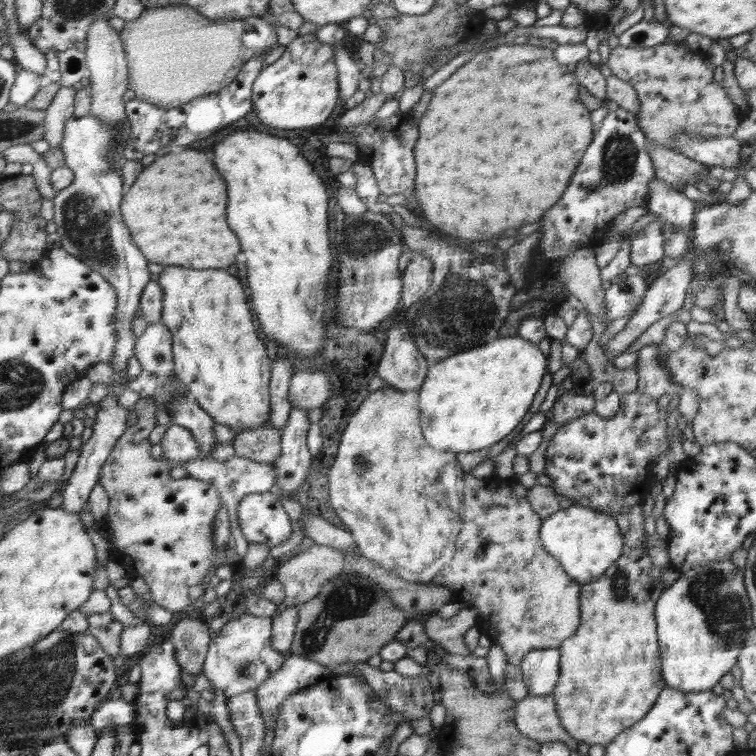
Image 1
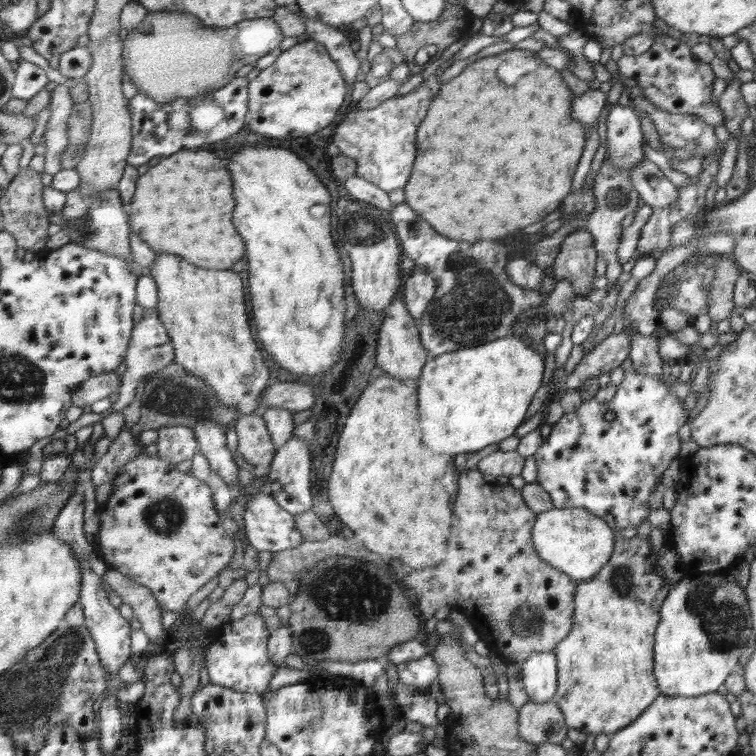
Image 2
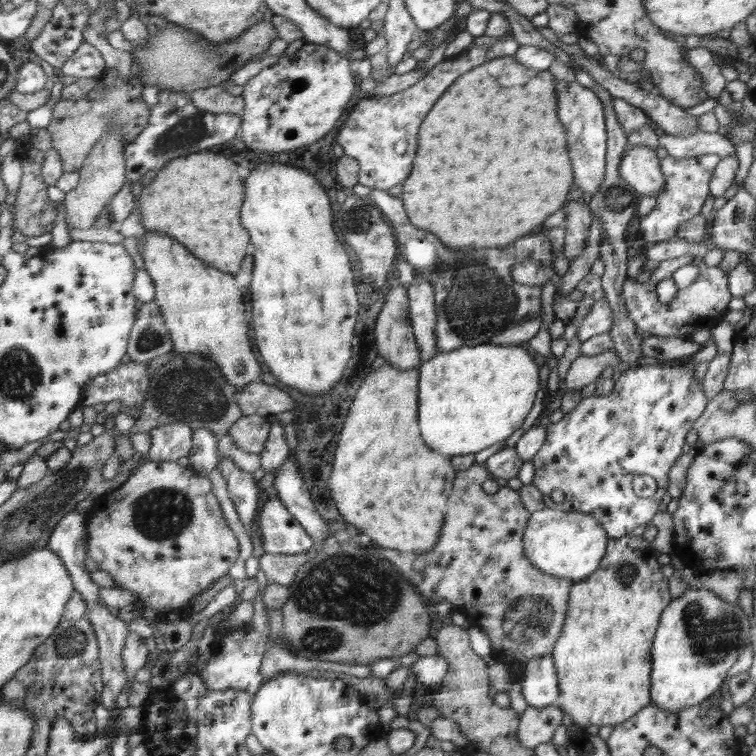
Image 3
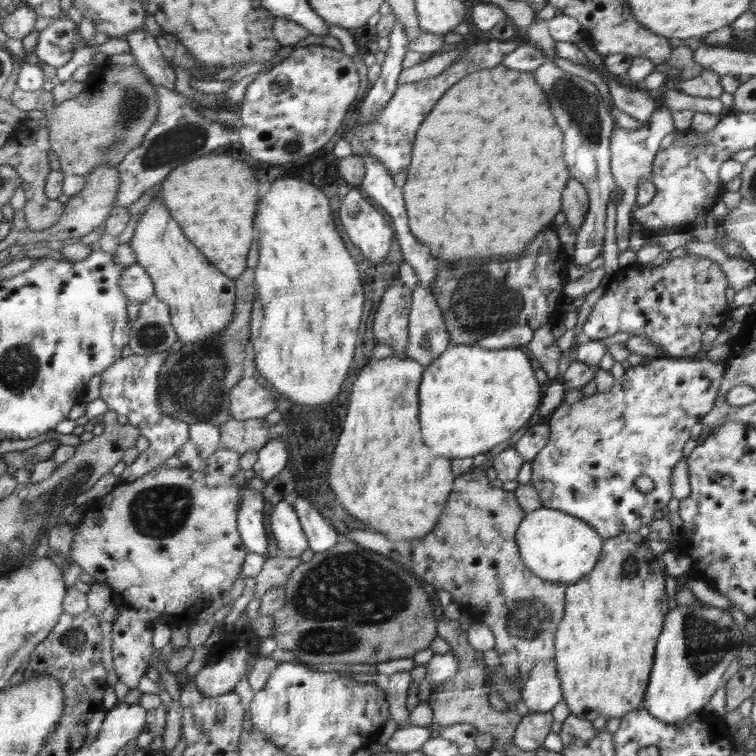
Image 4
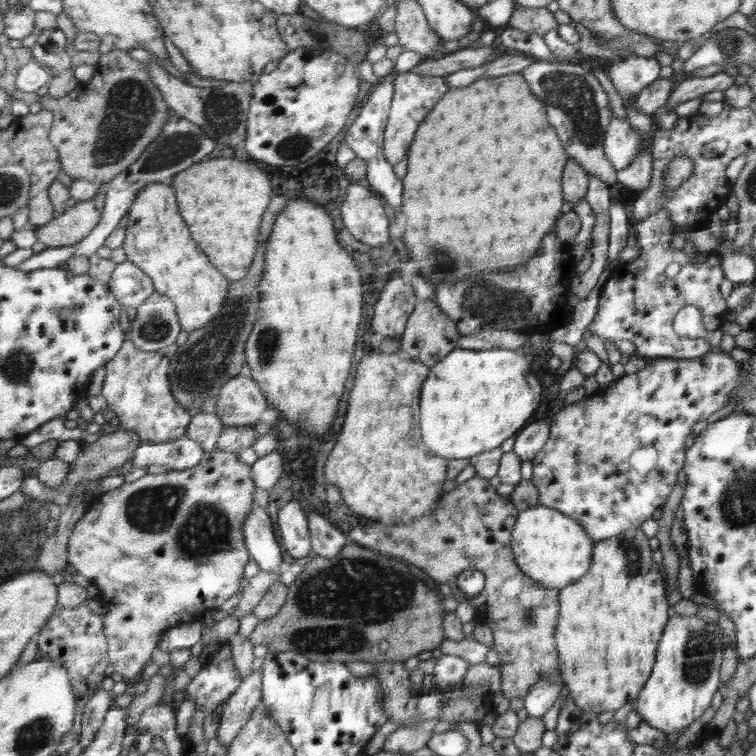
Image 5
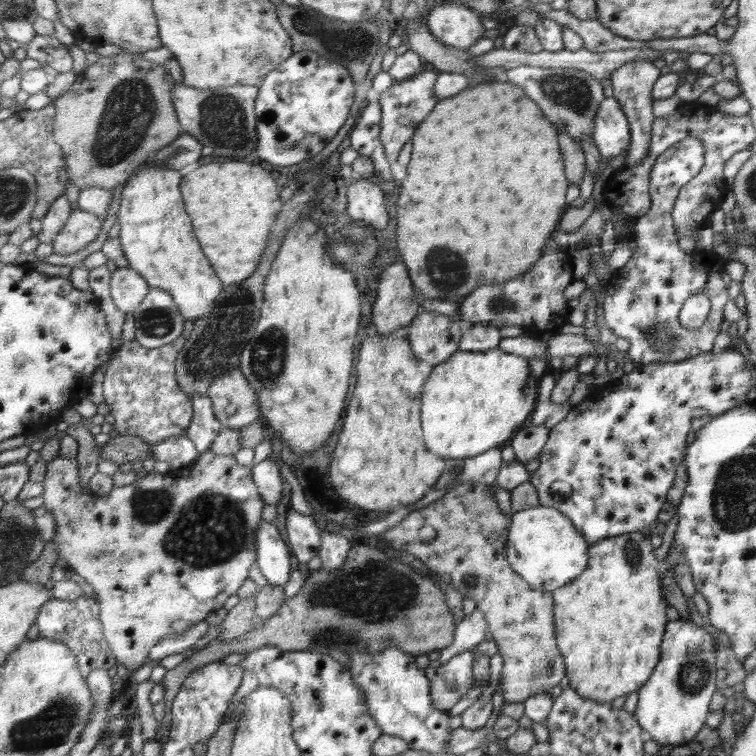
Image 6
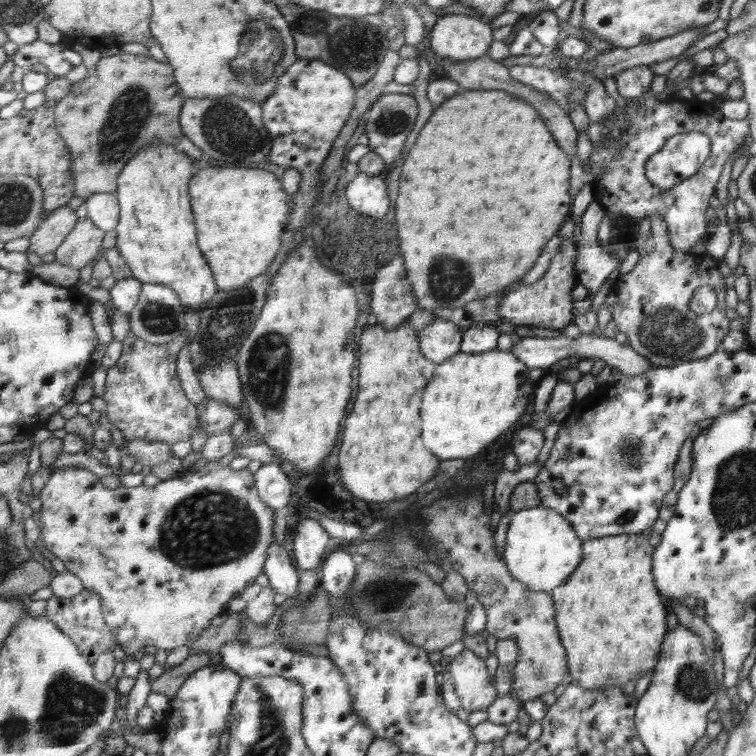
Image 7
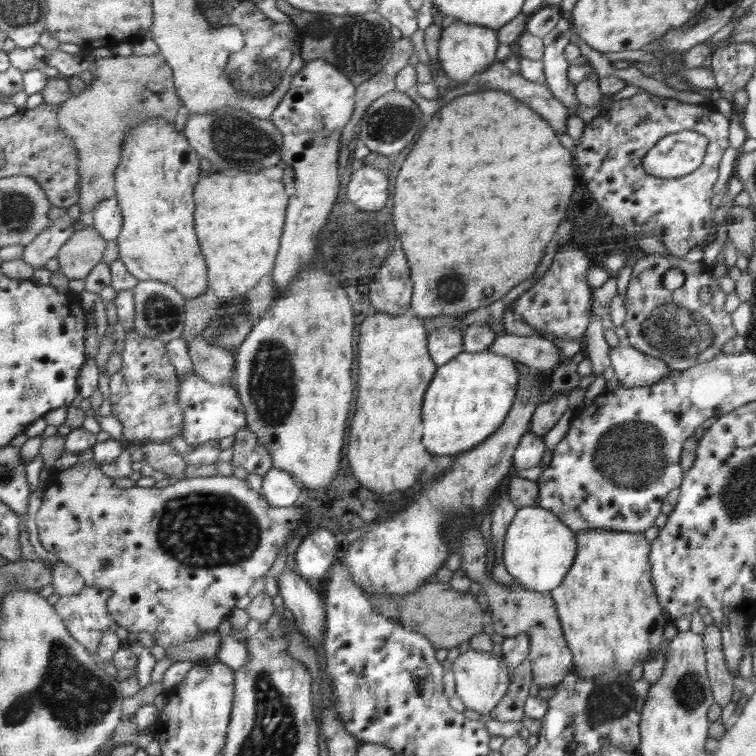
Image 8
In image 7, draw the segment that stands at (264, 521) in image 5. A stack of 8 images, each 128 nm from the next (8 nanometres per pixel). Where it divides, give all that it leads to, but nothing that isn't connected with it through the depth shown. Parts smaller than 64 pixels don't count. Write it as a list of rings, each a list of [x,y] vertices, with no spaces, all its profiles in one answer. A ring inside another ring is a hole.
[[[277,542],[270,545],[264,572],[268,577],[268,585],[275,593],[285,594],[289,598],[297,596],[300,577],[283,545]]]

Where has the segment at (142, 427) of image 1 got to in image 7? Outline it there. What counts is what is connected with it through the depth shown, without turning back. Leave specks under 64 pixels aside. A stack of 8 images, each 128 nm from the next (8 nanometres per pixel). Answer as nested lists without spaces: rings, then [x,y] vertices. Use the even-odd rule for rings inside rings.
[[[218,460],[206,462],[206,465],[197,472],[188,472],[185,476],[162,480],[155,486],[124,487],[121,484],[116,489],[102,485],[102,478],[85,466],[53,470],[49,482],[39,494],[43,503],[41,512],[37,516],[42,530],[39,542],[44,542],[45,546],[65,563],[68,570],[76,573],[86,589],[97,591],[101,595],[104,601],[102,605],[104,619],[125,654],[138,657],[149,646],[170,652],[176,646],[189,645],[200,637],[208,628],[208,624],[212,624],[210,620],[216,619],[216,616],[222,616],[222,610],[226,608],[226,604],[230,600],[238,598],[240,592],[244,588],[248,588],[260,572],[264,572],[265,562],[269,558],[269,548],[272,545],[272,540],[270,540],[270,506],[256,496],[254,479],[248,468],[234,470],[229,466],[220,465]]]

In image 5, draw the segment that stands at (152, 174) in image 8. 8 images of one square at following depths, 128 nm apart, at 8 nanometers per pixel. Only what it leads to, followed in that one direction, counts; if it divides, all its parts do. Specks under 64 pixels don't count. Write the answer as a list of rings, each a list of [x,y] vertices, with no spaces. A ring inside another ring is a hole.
[[[163,182],[148,183],[140,190],[128,209],[123,248],[127,261],[138,266],[151,279],[154,291],[172,300],[180,328],[190,334],[222,312],[230,281],[212,266],[206,254],[202,254],[198,244],[190,238],[174,194],[173,187]]]

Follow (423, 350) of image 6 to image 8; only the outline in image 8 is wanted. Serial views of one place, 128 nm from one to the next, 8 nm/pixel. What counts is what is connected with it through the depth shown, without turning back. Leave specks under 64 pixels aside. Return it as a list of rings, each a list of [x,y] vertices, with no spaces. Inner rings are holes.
[[[444,326],[430,333],[430,359],[438,366],[449,364],[464,351],[464,331],[461,329]]]

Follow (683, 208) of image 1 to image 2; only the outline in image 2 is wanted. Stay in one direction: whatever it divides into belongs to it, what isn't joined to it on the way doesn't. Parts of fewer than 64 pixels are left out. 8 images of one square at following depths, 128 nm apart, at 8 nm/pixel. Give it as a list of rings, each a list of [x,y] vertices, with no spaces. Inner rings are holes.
[[[647,157],[630,172],[629,181],[640,196],[642,203],[652,208],[664,208],[676,204],[678,189]]]

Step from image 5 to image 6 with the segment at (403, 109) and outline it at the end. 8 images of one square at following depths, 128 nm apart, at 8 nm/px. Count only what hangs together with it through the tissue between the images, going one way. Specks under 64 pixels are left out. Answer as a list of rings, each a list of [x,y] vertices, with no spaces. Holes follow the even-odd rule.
[[[427,69],[414,74],[408,80],[394,82],[390,88],[379,94],[379,102],[382,106],[381,139],[384,142],[385,154],[390,163],[397,162],[400,150],[414,136],[416,126],[436,106],[438,98],[434,96],[434,81],[436,81],[437,76],[438,72],[434,69]]]

